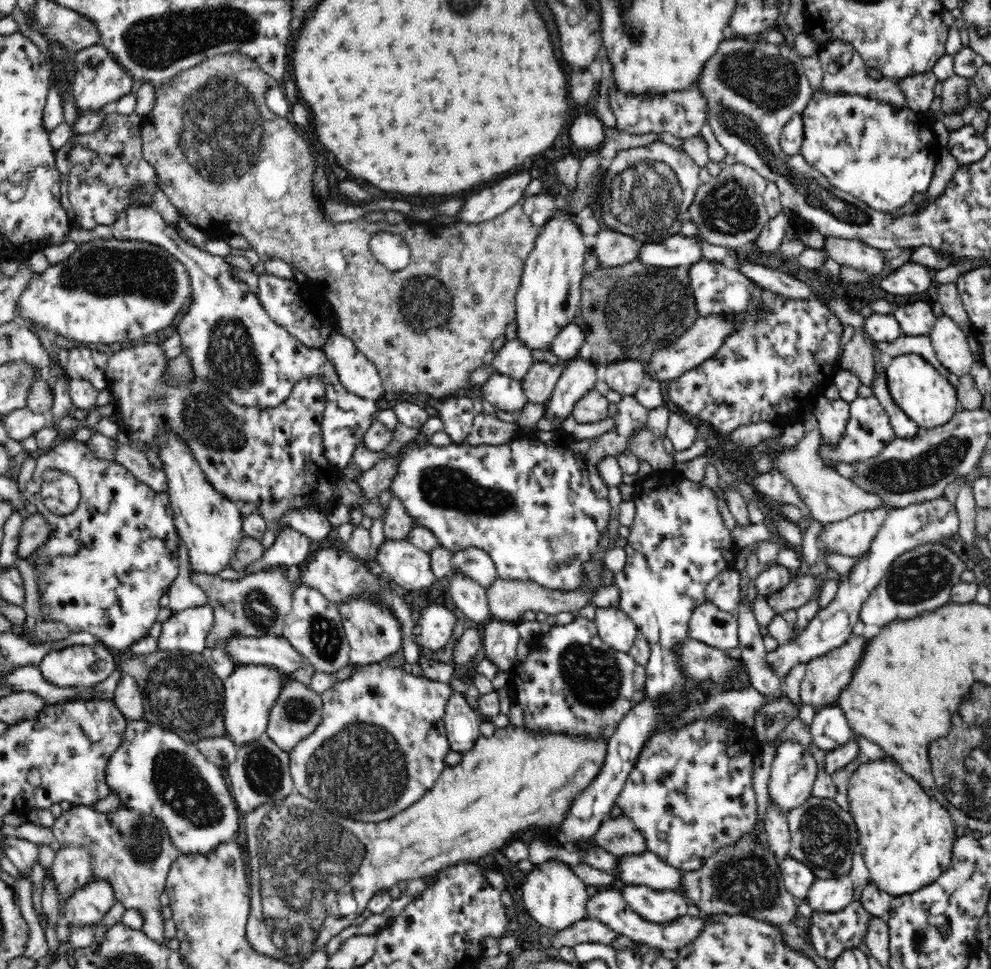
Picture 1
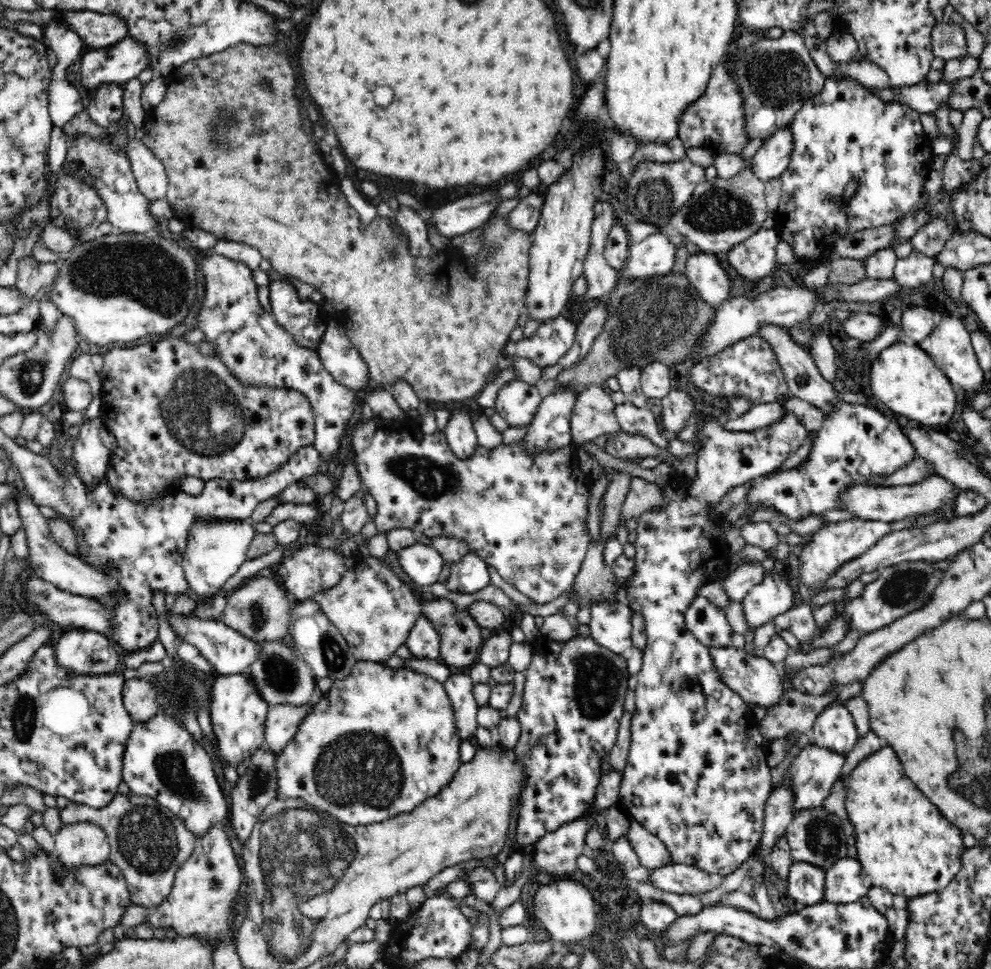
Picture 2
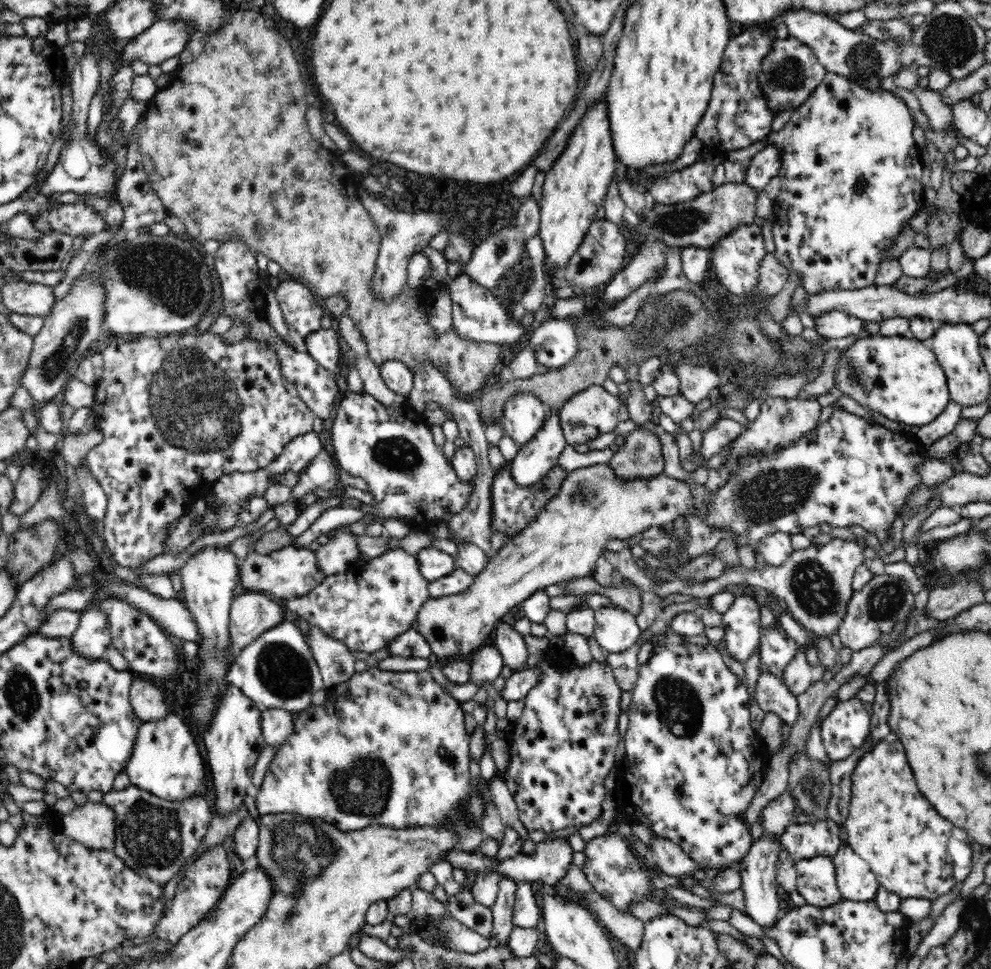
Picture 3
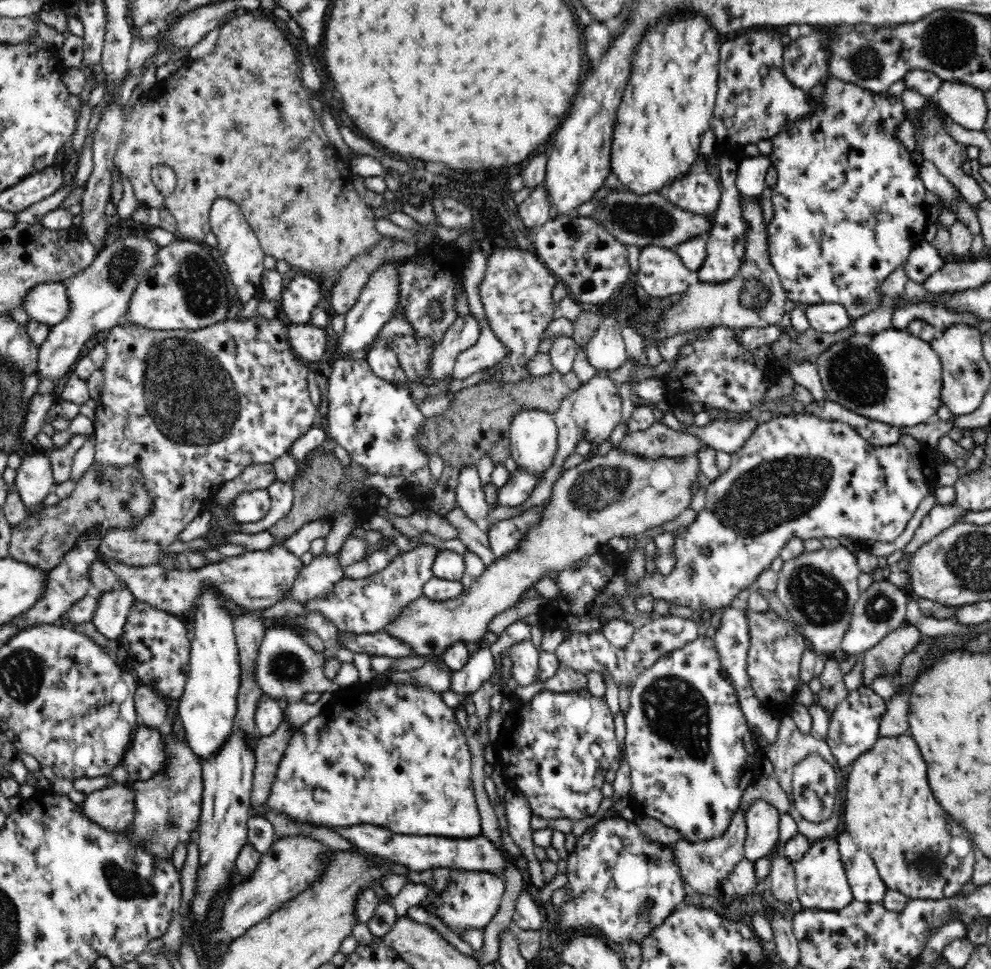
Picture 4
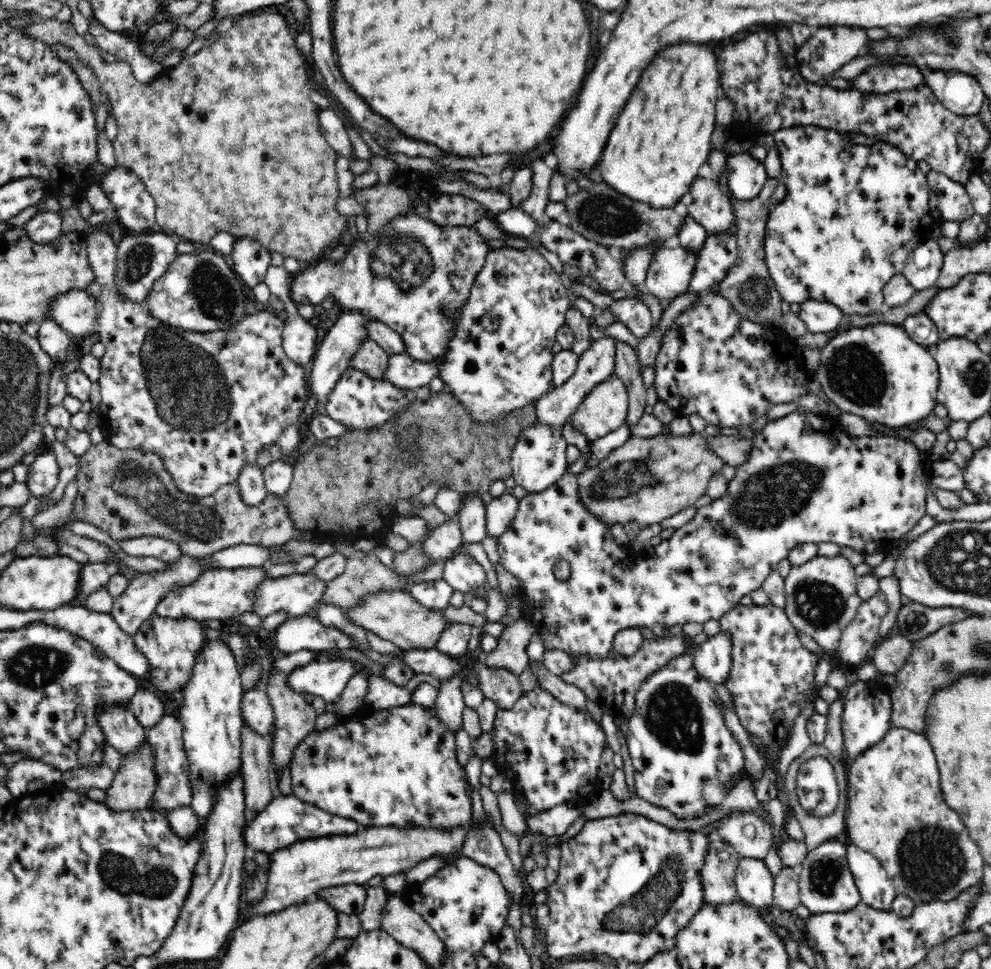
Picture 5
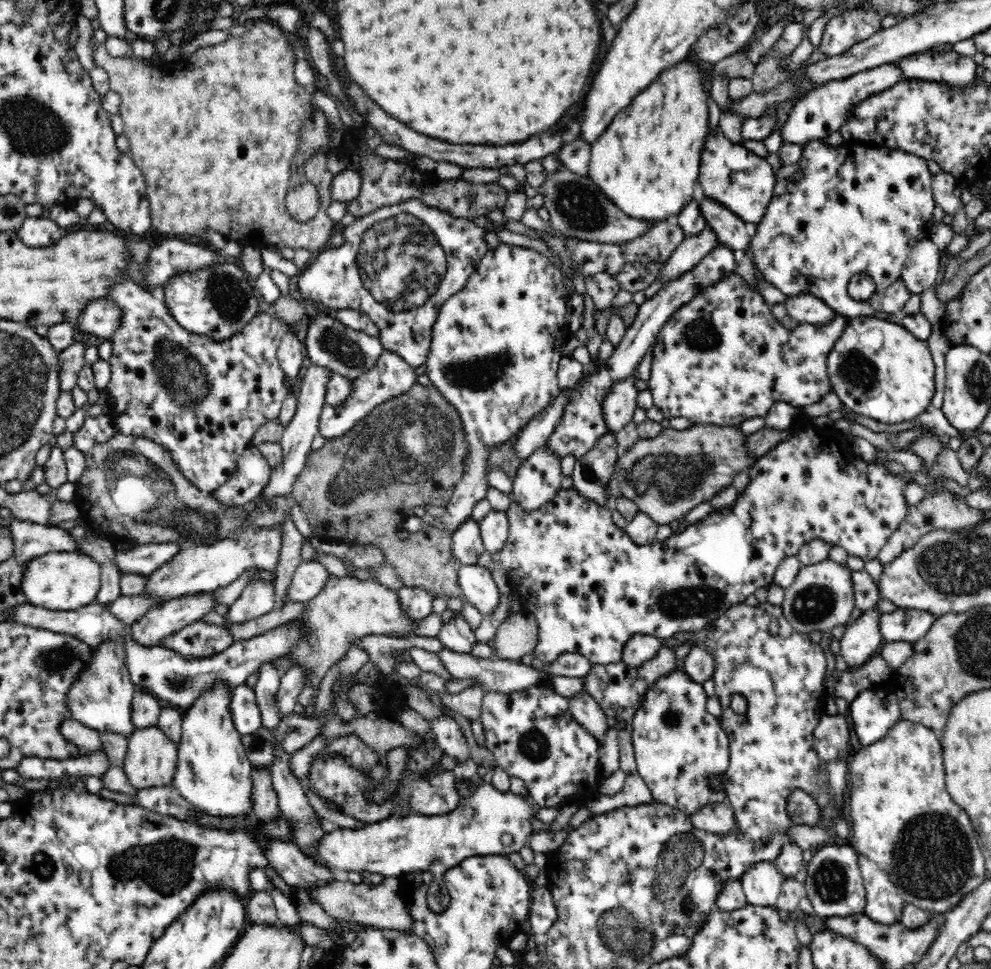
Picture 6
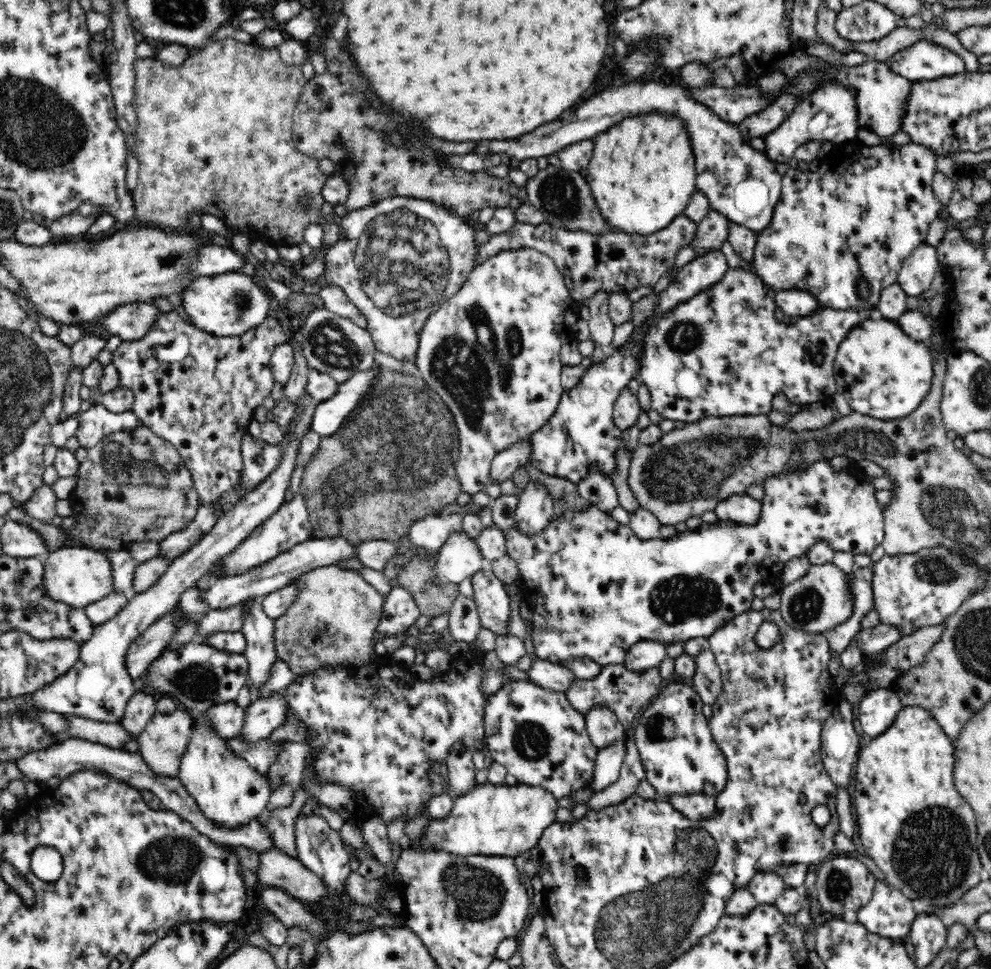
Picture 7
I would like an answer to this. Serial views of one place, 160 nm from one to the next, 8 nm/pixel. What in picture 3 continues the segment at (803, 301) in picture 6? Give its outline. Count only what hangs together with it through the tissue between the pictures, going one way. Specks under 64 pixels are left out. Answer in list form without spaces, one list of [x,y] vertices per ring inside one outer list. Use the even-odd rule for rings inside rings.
[[[828,310],[828,312],[818,314],[813,320],[818,334],[826,338],[846,338],[847,336],[852,336],[856,339],[862,335],[865,323],[844,310]]]

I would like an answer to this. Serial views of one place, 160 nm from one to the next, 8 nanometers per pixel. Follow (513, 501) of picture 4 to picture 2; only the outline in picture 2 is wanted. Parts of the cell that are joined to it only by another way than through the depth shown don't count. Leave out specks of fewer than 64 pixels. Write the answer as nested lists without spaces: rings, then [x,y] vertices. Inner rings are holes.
[[[559,389],[547,392],[530,423],[522,447],[526,455],[540,457],[567,448],[572,442],[569,418],[576,393]]]

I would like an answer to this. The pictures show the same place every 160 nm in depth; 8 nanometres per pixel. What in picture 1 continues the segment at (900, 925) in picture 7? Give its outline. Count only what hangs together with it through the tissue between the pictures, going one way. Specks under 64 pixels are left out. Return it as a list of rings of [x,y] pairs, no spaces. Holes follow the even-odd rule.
[[[850,873],[829,879],[816,879],[805,901],[812,910],[838,912],[854,900],[854,880]]]

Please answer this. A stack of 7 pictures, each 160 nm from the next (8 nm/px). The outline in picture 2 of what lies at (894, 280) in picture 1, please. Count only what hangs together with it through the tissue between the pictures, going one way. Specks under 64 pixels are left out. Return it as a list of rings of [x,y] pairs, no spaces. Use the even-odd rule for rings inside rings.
[[[913,251],[908,258],[898,258],[891,278],[906,289],[924,286],[933,279],[934,263],[934,258]]]

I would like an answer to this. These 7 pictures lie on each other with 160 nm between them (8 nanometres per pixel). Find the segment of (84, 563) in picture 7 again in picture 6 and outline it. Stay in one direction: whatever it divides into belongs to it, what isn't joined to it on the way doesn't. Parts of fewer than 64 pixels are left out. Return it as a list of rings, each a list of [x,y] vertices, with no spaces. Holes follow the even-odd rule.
[[[73,551],[48,552],[30,560],[24,565],[26,574],[22,576],[22,589],[28,597],[28,604],[48,610],[76,610],[96,603],[100,592],[100,565],[87,554]]]

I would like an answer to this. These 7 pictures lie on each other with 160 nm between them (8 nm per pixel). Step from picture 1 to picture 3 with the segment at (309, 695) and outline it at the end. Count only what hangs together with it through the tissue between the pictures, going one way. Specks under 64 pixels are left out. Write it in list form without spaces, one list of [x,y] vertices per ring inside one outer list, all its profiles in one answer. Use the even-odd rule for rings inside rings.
[[[263,709],[260,727],[266,744],[278,747],[293,730],[293,718],[290,711],[284,709]]]

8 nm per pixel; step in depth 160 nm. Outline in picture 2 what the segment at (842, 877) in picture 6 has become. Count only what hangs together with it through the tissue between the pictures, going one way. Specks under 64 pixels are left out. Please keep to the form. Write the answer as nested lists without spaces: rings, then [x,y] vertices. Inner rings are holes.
[[[795,862],[787,880],[789,896],[806,905],[824,901],[827,870],[808,862]]]

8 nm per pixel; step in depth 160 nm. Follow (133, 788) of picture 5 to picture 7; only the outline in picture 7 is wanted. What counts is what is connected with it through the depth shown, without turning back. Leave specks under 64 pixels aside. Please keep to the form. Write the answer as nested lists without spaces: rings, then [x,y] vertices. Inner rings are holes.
[[[178,705],[170,714],[156,712],[152,716],[150,723],[144,728],[144,731],[136,738],[139,746],[140,755],[144,757],[146,763],[158,773],[171,777],[179,774],[179,768],[188,748],[188,742],[193,738],[193,724],[195,714]]]

